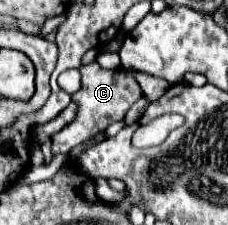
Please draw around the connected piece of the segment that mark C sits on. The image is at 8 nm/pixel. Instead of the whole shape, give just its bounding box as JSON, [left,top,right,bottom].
[53,61,143,155]

